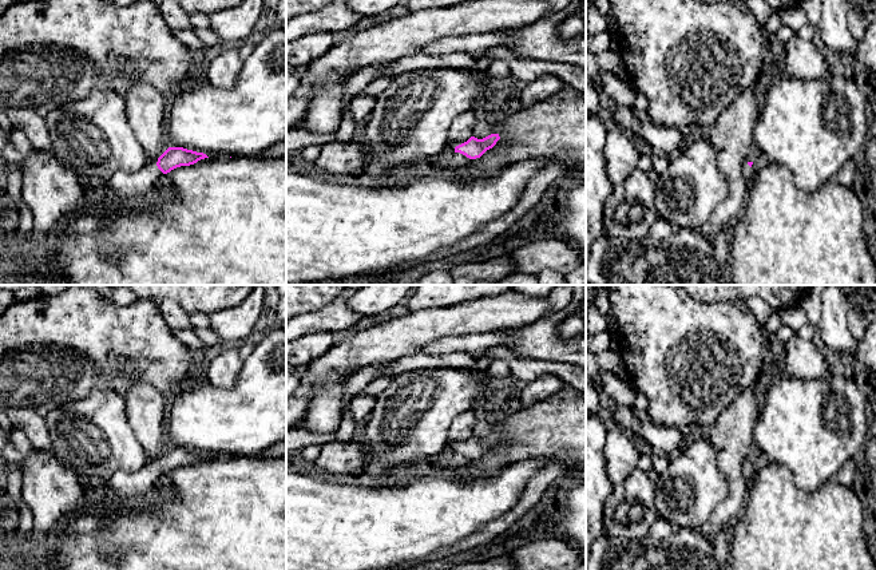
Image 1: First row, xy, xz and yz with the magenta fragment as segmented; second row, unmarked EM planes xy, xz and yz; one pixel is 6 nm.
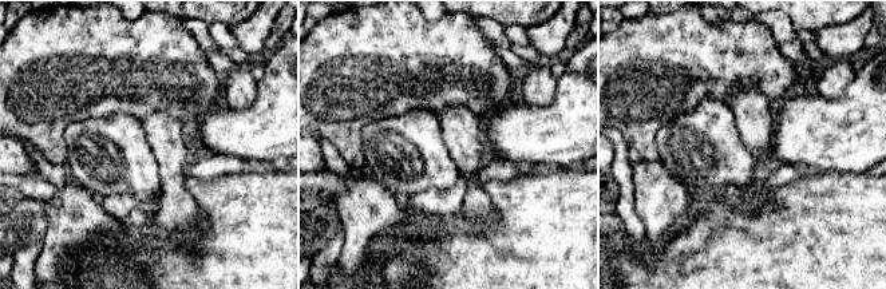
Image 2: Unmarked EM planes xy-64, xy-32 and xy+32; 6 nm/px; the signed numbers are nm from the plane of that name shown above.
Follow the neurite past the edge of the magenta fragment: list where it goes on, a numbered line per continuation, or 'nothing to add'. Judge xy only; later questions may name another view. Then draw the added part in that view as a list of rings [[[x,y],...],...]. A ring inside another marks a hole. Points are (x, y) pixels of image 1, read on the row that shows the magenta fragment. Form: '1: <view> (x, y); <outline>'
1: xy (138, 186); [[[148,163],[134,174],[119,171],[98,185],[118,199],[142,202],[152,195],[158,171],[155,163]]]

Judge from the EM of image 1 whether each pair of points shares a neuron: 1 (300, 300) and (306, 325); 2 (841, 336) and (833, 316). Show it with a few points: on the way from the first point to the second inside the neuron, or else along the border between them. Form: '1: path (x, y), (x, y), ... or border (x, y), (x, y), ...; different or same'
1: border (332, 300), (322, 307), (300, 315); different
2: path (836, 331), (833, 321); same

